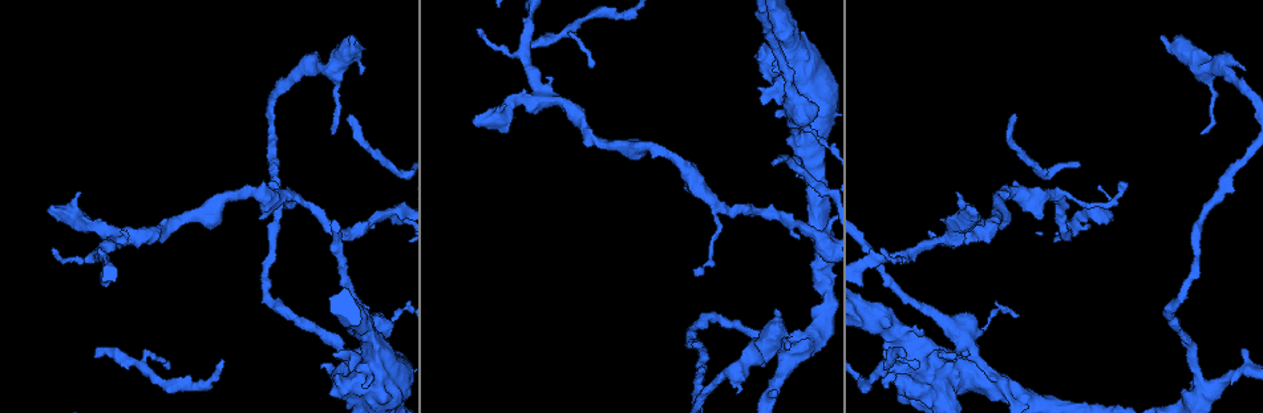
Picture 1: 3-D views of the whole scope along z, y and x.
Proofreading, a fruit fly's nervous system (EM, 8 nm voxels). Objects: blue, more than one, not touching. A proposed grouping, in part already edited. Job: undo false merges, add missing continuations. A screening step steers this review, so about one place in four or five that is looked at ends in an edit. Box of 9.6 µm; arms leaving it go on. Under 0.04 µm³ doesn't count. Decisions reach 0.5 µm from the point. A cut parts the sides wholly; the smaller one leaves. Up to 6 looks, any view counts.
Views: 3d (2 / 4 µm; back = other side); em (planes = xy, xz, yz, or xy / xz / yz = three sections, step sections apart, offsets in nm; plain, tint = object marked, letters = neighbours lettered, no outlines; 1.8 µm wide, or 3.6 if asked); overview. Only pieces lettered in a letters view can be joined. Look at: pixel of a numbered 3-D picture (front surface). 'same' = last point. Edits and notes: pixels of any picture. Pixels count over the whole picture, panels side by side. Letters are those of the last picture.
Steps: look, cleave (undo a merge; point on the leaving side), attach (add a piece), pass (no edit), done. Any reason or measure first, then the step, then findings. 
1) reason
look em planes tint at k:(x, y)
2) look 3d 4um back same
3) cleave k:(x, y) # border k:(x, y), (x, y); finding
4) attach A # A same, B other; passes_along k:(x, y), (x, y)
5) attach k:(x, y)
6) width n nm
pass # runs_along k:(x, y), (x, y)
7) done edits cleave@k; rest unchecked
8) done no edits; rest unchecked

look 3d 2um at 1:(777, 391)

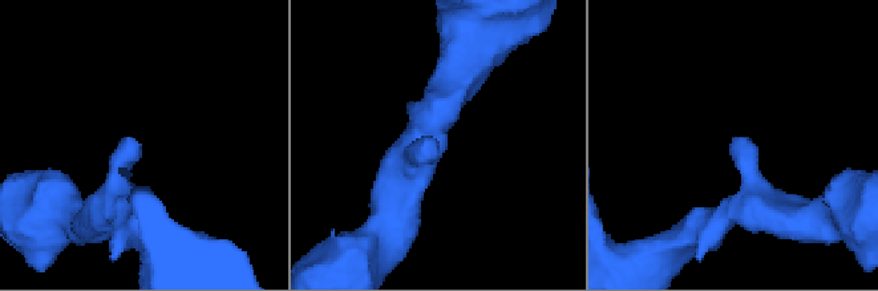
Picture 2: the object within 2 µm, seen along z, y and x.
arm_widths 240, 280 nm; now the EM
look em planes letters at 2:(134, 138)

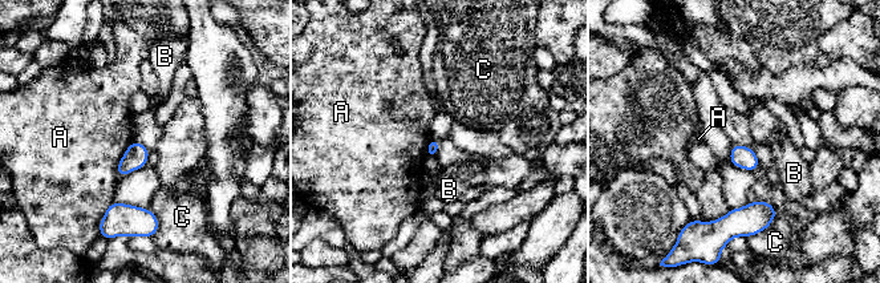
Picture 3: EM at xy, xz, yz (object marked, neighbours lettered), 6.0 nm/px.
pass # A other, B other, C other; border 3:(133, 140), (118, 162), (117, 177); none of them fits

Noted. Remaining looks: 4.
sharp bend
look em planes tint at 1:(1085, 214)

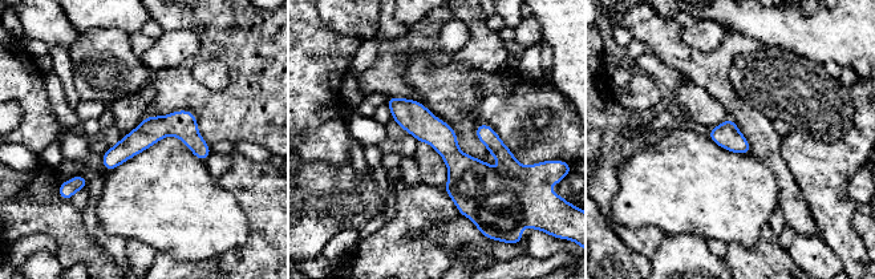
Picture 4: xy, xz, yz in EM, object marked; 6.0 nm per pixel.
see the neighbours
look em planes letters same

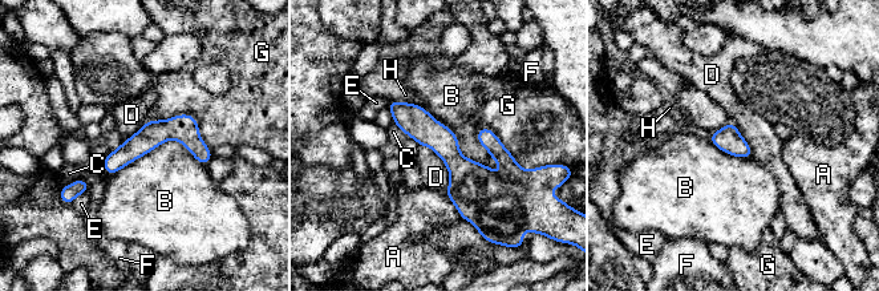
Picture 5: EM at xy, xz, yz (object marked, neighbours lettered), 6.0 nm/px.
pass # A other, B other, C other, D other, E other, F other, G other, H other; runs_along 5:(391, 105), (478, 182), (513, 172); all the same neuron

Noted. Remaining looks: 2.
free end
look em planes plain at 1:(905, 357)

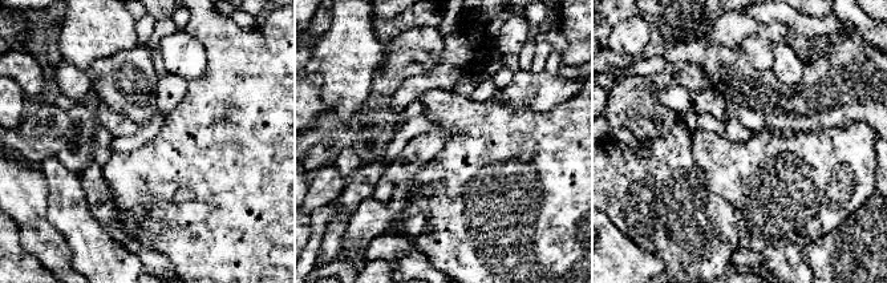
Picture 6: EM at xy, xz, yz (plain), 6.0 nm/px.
see the neighbours
look em planes letters same

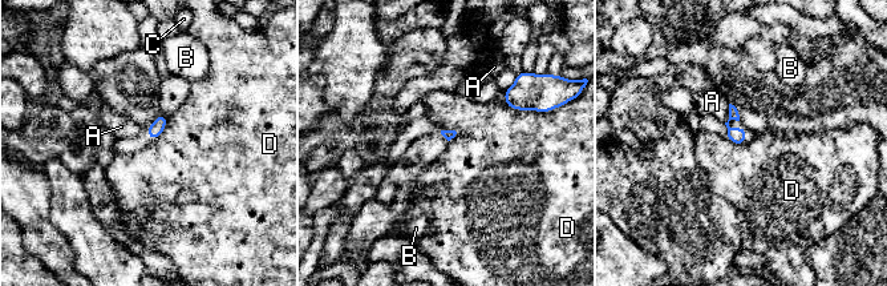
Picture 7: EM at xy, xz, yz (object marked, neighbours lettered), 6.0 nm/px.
pass # A other, B other, C other, D other; border 7:(502, 92), (510, 108), (533, 111); no lettered piece goes on from it

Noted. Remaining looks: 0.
done no edits; rest unchecked

